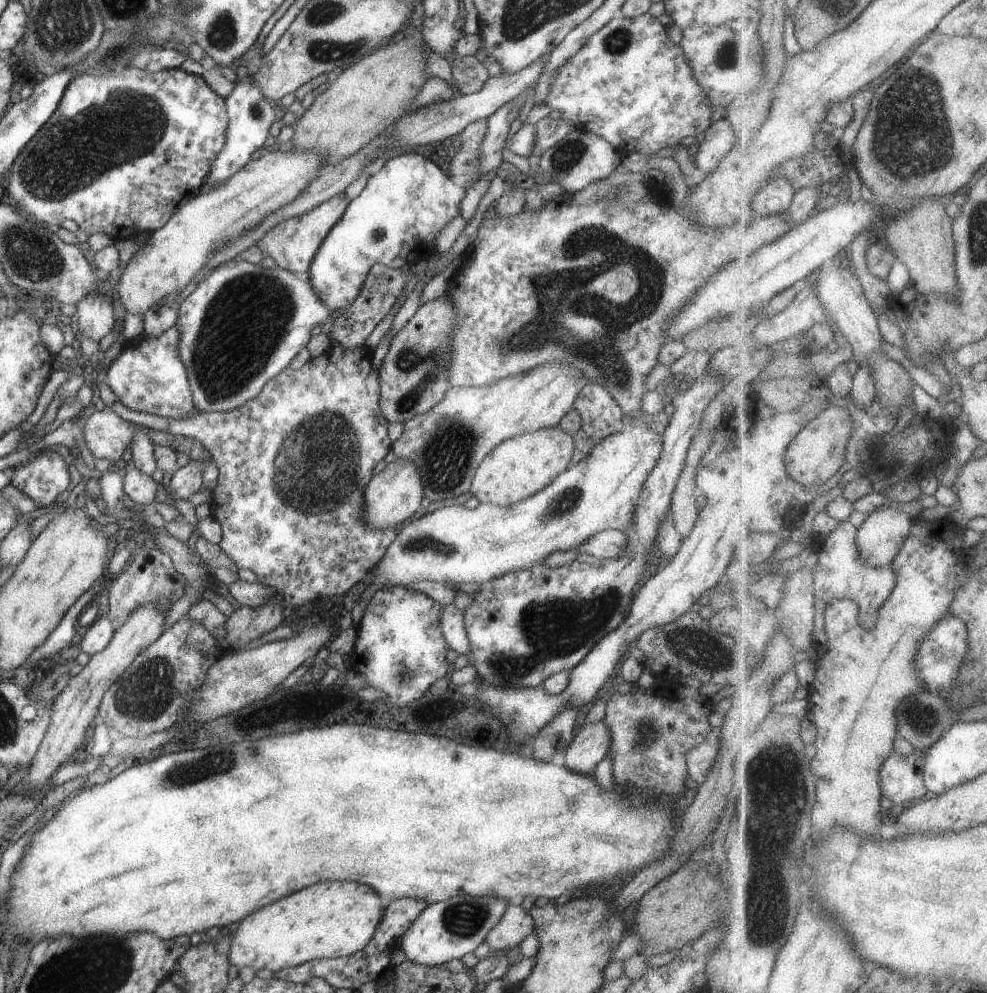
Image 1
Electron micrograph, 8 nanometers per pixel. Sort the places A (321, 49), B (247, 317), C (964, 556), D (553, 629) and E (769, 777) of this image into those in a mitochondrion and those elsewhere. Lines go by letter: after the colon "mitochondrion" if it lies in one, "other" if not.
A: mitochondrion
B: mitochondrion
C: other
D: mitochondrion
E: mitochondrion

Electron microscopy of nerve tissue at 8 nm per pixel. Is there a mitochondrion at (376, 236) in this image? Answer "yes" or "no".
yes

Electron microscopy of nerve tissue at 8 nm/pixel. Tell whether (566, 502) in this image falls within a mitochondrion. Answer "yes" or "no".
yes

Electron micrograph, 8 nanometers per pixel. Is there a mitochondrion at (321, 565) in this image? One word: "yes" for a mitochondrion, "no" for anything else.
no

